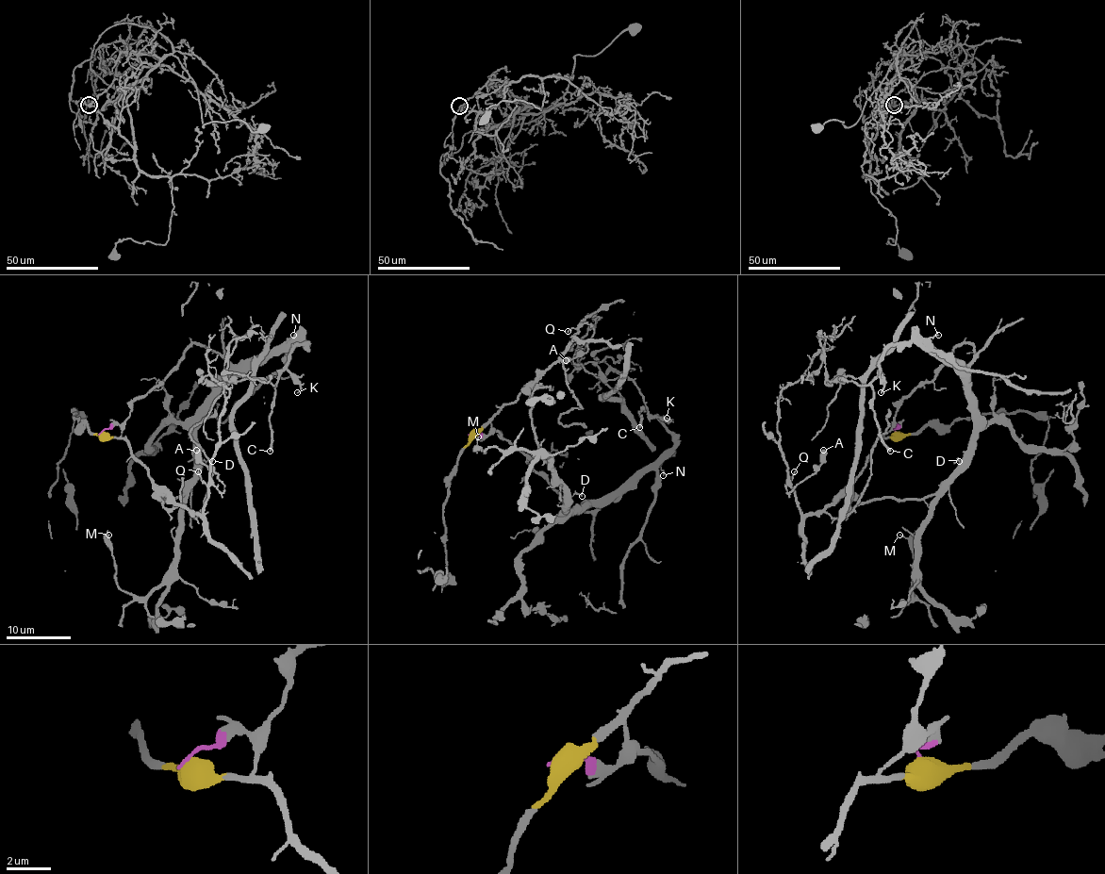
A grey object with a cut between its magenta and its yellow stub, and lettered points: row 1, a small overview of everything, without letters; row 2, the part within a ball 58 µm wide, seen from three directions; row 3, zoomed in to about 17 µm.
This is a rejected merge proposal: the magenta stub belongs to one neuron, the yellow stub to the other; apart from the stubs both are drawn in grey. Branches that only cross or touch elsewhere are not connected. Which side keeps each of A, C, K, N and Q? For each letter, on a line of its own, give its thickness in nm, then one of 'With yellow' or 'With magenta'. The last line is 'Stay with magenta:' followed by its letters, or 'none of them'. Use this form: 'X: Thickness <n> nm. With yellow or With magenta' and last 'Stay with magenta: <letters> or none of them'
A: Thickness 600 nm. With yellow
C: Thickness 280 nm. With magenta
K: Thickness 130 nm. With magenta
N: Thickness 110 nm. With magenta
Q: Thickness 120 nm. With yellow
Stay with magenta: C, K, N

